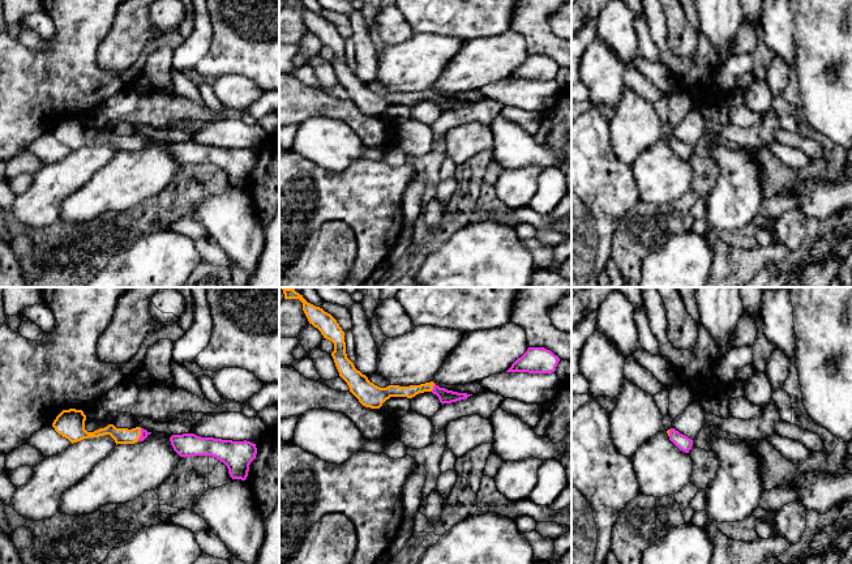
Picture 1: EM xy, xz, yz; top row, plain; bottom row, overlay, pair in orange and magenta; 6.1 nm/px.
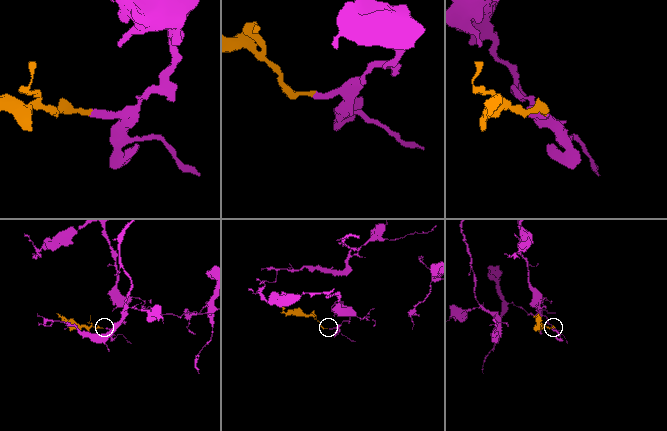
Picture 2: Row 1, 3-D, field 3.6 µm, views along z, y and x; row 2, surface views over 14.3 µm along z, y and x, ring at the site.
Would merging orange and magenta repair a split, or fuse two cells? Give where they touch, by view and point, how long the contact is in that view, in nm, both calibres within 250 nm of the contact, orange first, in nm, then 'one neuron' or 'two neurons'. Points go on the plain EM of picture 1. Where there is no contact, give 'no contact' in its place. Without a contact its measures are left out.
contact xz (432, 95); length 50 nm; calibres 80 and 90 nm; one neuron

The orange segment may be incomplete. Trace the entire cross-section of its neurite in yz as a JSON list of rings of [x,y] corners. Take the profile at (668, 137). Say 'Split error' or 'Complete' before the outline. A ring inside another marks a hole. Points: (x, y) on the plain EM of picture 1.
Split error. [[[675,136],[667,138],[669,148],[682,159],[689,161],[693,154],[693,148],[680,141]]]

